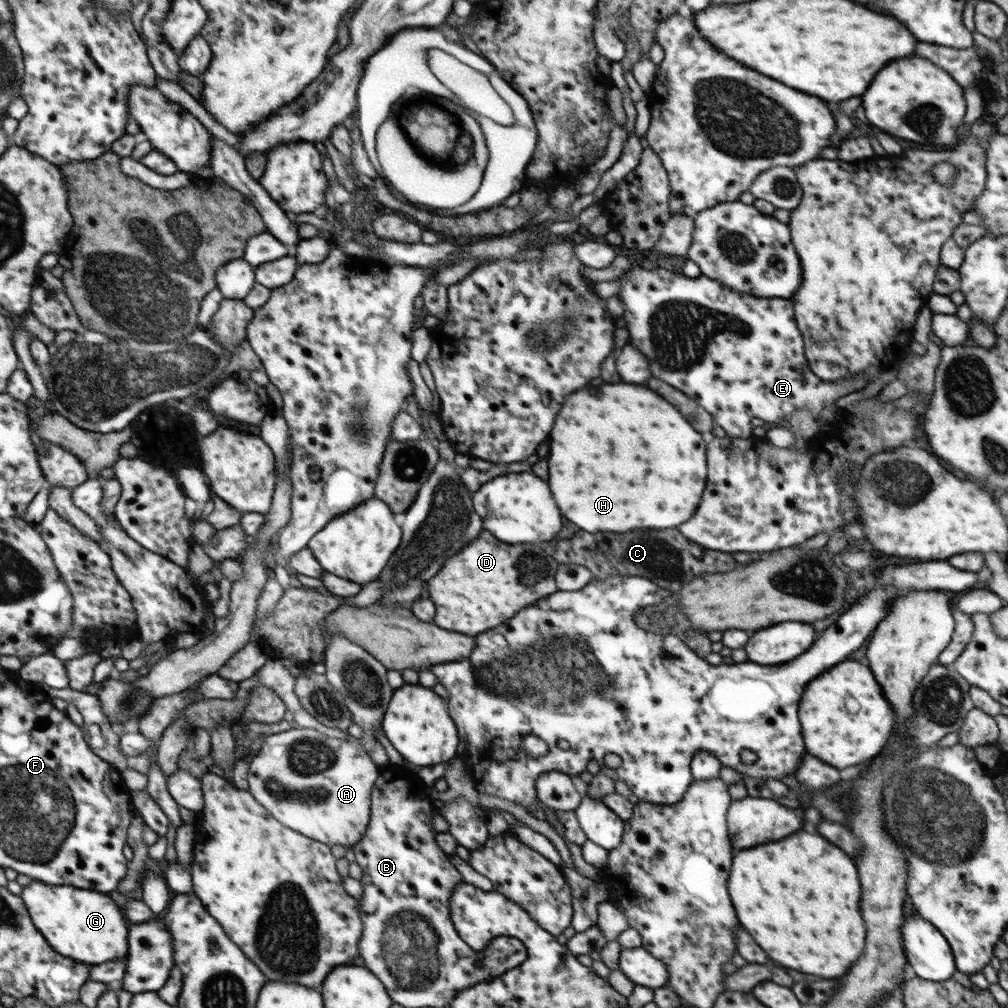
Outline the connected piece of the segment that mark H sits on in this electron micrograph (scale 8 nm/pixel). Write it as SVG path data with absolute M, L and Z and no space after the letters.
M620 382L620 384L602 384L598 388L584 388L584 390L570 394L566 398L562 410L556 416L556 422L554 422L554 428L550 434L550 458L548 458L550 478L548 478L548 484L550 484L550 490L554 494L554 500L556 500L556 506L560 508L560 512L570 522L574 522L576 526L580 526L586 532L630 532L636 528L654 528L654 530L676 528L694 516L694 512L702 500L707 484L707 443L708 437L702 438L672 404L668 404L664 398L660 398L656 392L652 392L644 386Z

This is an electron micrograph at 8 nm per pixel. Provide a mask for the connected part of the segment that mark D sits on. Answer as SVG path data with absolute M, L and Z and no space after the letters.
M482 530L478 538L468 544L460 554L446 560L444 568L428 584L430 598L440 604L444 610L462 616L436 616L434 622L440 628L462 632L462 634L480 634L486 632L528 604L557 591L554 576L558 562L544 554L540 546L534 544L504 544L496 540L490 532Z

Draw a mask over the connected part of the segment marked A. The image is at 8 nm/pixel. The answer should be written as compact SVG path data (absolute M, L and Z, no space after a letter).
M297 727L266 736L260 752L250 762L249 791L273 818L284 827L312 840L352 848L366 834L371 815L371 792L379 775L379 767L367 756L358 740L332 738L310 728Z

